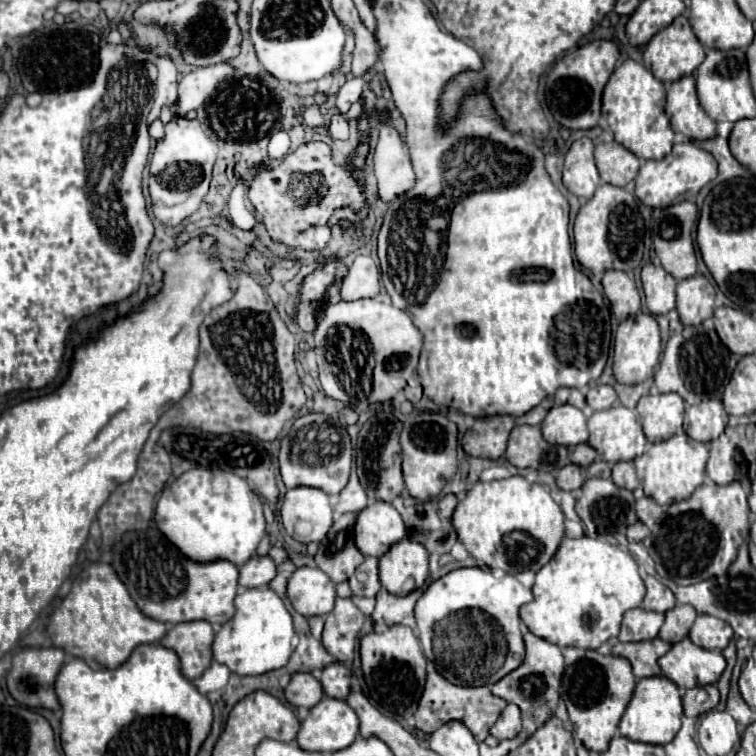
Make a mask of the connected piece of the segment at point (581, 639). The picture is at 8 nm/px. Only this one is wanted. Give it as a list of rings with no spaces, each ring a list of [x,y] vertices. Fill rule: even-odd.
[[[565,536],[555,556],[537,572],[533,596],[535,596],[533,602],[521,608],[521,620],[535,636],[545,638],[547,642],[557,644],[559,648],[575,646],[575,648],[597,650],[603,642],[619,634],[623,614],[631,608],[641,606],[643,596],[645,596],[645,584],[639,576],[635,558],[627,550],[615,544],[587,538],[587,536],[577,538],[577,540]]]

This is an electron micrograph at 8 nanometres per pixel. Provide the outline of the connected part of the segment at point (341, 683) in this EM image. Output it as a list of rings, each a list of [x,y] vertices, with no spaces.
[[[333,662],[323,668],[321,684],[323,684],[323,690],[327,696],[345,700],[347,694],[351,692],[351,670],[339,662]]]

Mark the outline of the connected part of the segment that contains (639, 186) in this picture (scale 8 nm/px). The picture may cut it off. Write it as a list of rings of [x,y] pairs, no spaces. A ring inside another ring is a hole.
[[[693,142],[675,144],[671,154],[663,160],[647,160],[643,162],[637,178],[635,178],[635,194],[637,198],[649,208],[667,208],[681,200],[693,200],[699,190],[717,176],[717,162],[715,158],[695,146]]]

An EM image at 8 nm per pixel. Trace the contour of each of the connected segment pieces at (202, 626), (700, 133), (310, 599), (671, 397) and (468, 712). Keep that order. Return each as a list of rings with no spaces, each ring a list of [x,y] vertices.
[[[197,620],[197,622],[175,624],[161,640],[161,644],[177,652],[181,660],[181,672],[189,680],[195,680],[213,662],[213,652],[211,652],[213,638],[215,638],[213,626],[205,620]]]
[[[683,76],[669,86],[665,114],[671,120],[671,128],[691,140],[709,140],[715,136],[715,120],[701,108],[693,76]]]
[[[299,568],[287,584],[287,596],[293,608],[305,618],[325,616],[335,606],[335,582],[319,568]]]
[[[647,394],[639,400],[637,412],[649,442],[669,440],[683,424],[685,402],[679,394]]]
[[[429,672],[423,696],[419,700],[419,708],[415,712],[415,720],[417,720],[417,728],[427,734],[433,734],[437,728],[447,724],[449,720],[459,720],[471,730],[471,734],[475,736],[477,742],[483,742],[489,736],[491,726],[497,722],[497,718],[505,706],[507,706],[507,702],[493,696],[487,686],[479,686],[479,688],[455,686],[449,680],[445,680],[441,674]]]

